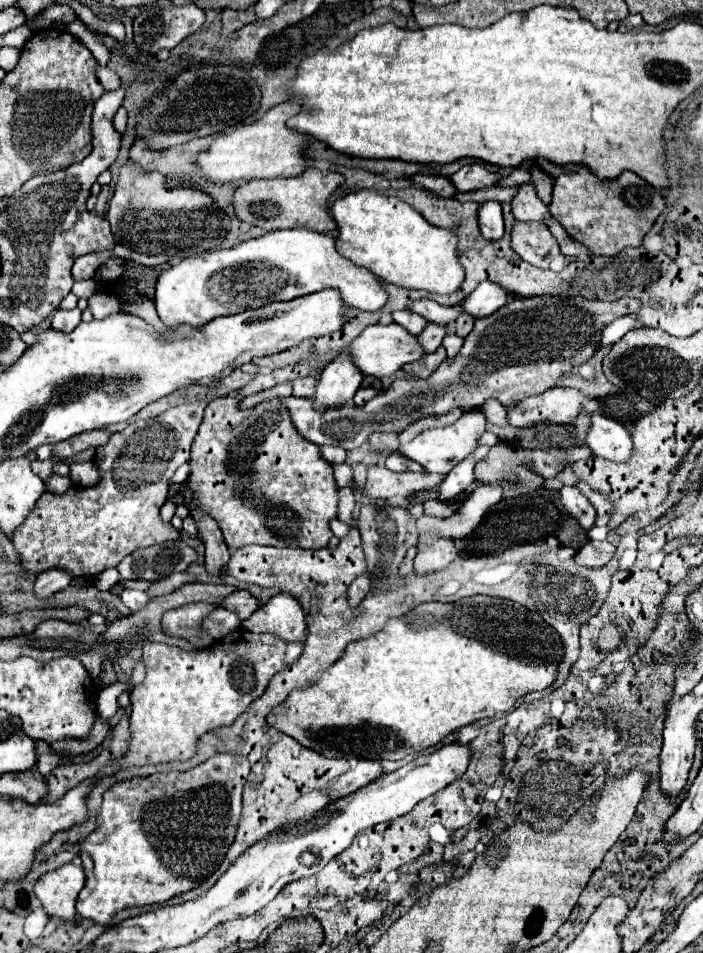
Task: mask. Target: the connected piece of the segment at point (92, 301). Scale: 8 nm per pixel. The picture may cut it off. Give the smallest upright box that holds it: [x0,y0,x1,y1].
[88,294,120,318]

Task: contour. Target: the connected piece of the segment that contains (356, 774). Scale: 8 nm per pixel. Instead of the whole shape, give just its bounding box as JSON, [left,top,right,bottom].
[330,762,382,796]

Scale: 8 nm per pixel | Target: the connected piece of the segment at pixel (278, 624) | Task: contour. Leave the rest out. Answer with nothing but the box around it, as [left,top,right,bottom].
[242,592,306,640]

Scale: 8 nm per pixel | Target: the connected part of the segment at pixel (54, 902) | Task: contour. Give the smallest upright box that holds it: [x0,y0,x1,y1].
[34,862,84,920]

